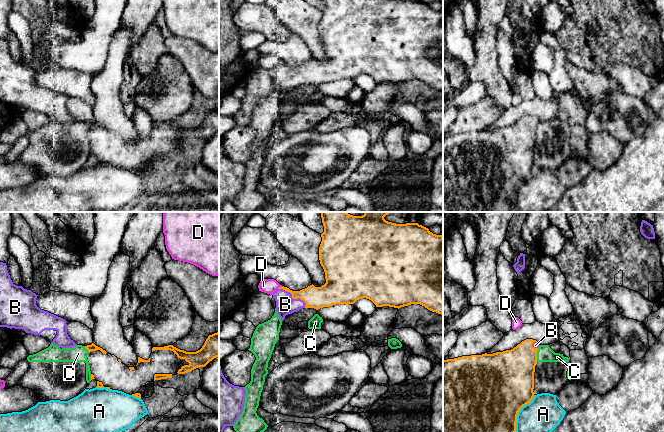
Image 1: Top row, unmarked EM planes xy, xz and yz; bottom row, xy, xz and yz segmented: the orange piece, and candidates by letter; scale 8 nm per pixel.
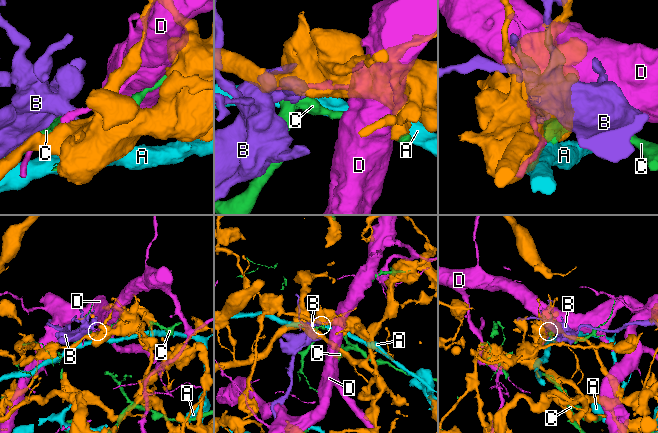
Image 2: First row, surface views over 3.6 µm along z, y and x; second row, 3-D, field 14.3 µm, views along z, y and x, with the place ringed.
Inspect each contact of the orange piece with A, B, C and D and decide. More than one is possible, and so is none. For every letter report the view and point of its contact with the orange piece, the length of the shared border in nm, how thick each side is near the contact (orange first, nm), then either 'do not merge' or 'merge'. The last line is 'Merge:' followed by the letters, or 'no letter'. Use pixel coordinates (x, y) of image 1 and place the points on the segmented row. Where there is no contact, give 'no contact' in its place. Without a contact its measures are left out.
A: yz (518, 411) | 340 nm | 500/280 nm | do not merge
B: xz (293, 298) | 280 nm | 180/160 nm | merge
C: yz (536, 355) | 110 nm | 360/130 nm | do not merge
D: xz (280, 287) | 60 nm | 140/120 nm | do not merge
Merge: B

